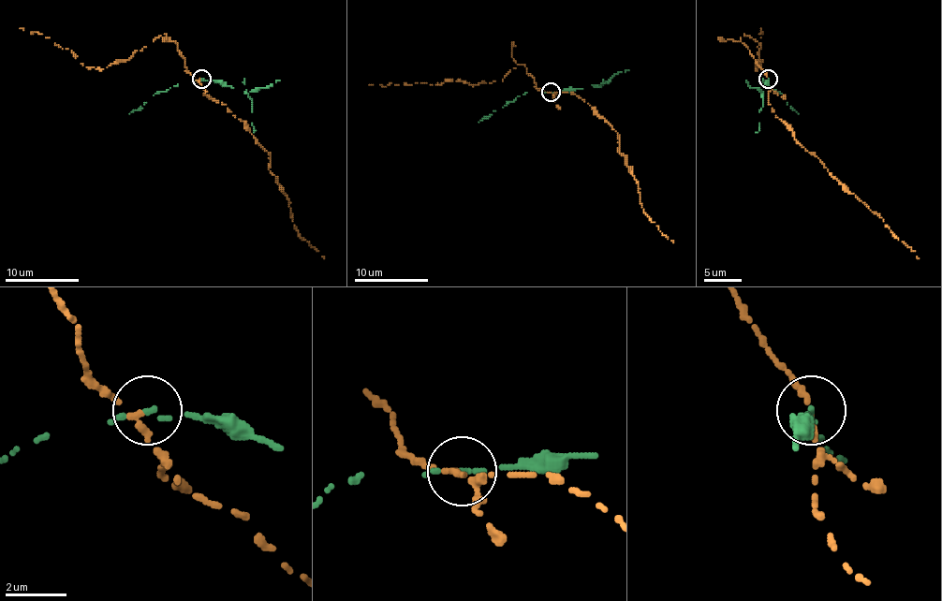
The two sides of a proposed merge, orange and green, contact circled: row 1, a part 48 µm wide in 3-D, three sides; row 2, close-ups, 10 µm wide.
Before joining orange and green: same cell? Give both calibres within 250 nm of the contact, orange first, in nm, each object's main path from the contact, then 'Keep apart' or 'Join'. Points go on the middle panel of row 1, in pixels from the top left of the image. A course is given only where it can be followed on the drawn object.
Thickness 240 nm (orange) against 180 nm. Course of orange: (549, 93), (579, 95), (618, 133), (618, 152), (634, 176), (643, 211), (673, 242). Course of green: (551, 93), (594, 85), (601, 87), (603, 80). Keep apart

